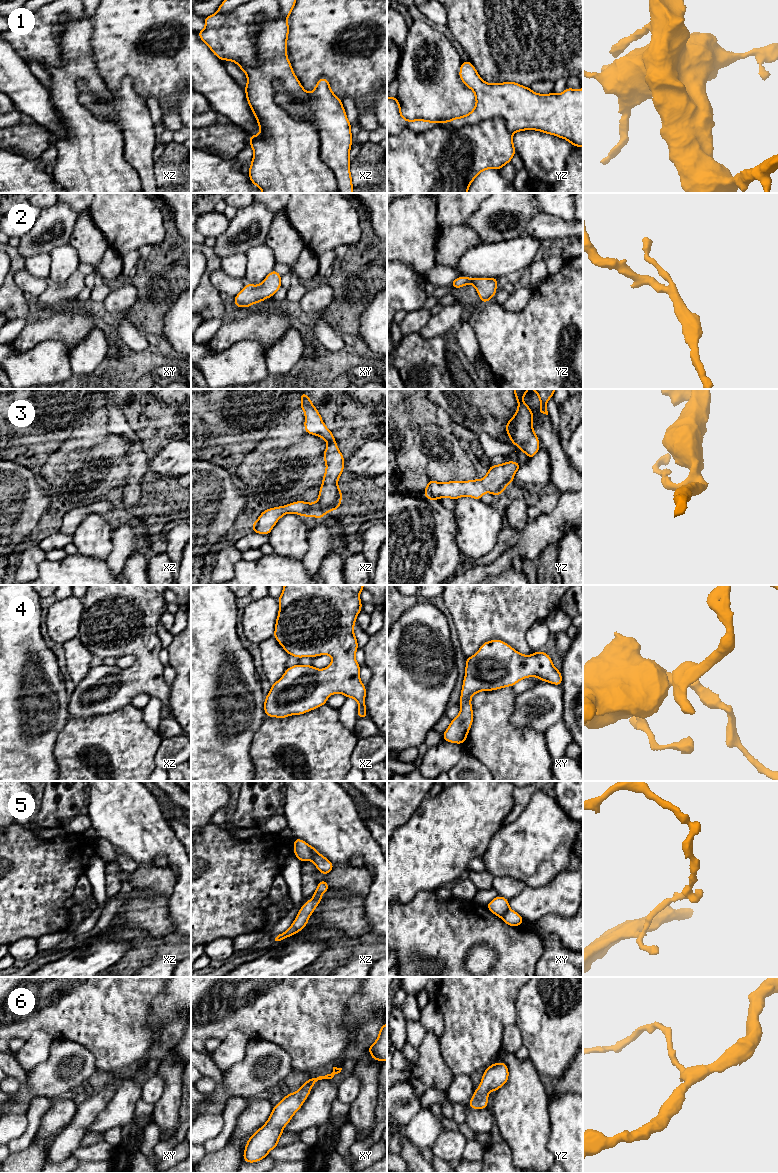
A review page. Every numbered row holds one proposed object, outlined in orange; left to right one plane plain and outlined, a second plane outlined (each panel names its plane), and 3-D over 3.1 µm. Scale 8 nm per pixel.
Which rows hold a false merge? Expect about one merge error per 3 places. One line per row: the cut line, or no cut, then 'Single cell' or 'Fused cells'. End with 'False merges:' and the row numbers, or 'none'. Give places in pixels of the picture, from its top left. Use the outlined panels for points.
1: Split along xz (276, 80), (275, 101), (316, 126), (337, 190). Fused cells
2: No split. Single cell
3: No split. Single cell
4: No split. Single cell
5: Split along xz (310, 846), (311, 859). Fused cells
6: No split. Single cell
False merges: 1, 5

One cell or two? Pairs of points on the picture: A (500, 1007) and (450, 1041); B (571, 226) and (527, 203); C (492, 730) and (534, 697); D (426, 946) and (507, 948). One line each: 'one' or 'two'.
A: one
B: two
C: two
D: one

